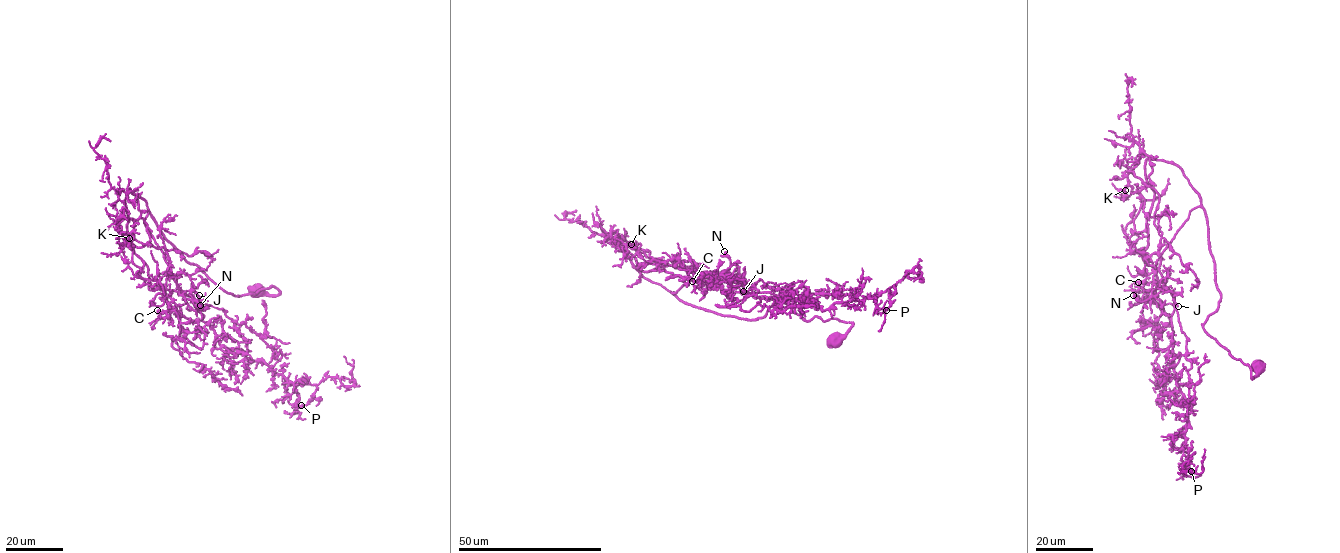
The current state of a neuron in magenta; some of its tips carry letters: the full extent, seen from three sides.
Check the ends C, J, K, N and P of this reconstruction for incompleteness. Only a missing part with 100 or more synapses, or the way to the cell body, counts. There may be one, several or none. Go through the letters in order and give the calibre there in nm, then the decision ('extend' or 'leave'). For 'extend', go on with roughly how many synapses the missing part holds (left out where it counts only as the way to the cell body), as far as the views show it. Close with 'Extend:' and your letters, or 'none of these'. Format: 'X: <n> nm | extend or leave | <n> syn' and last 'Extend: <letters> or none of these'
C: 100 nm | leave
J: 180 nm | extend | 100 syn
K: 150 nm | leave
N: 150 nm | leave
P: 160 nm | leave
Extend: J

